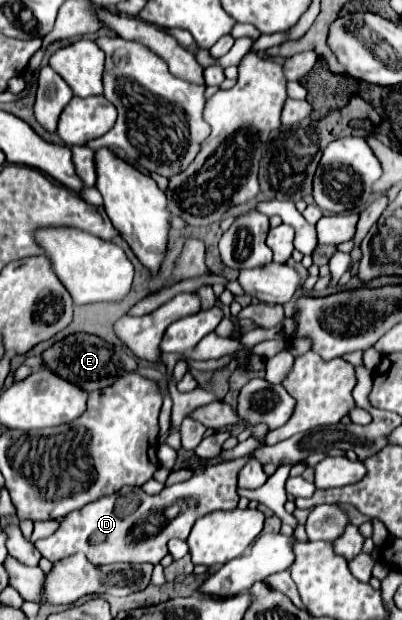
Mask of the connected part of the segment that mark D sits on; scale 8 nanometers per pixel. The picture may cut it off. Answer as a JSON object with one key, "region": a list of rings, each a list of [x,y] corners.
{"region":[[[248,456],[226,464],[210,466],[204,474],[194,474],[186,482],[166,486],[160,494],[154,496],[146,494],[140,486],[124,486],[118,492],[100,496],[92,504],[64,516],[58,530],[48,538],[36,540],[34,546],[50,562],[58,562],[76,552],[84,552],[86,558],[96,566],[116,562],[158,564],[168,554],[168,540],[186,540],[194,522],[200,516],[214,510],[236,508],[236,476],[238,470],[246,464],[246,460]]]}

